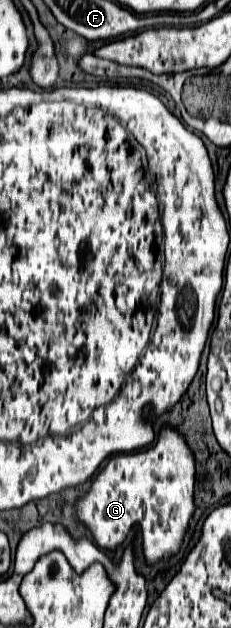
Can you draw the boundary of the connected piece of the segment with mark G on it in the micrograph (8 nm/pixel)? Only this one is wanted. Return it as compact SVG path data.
M164 429L154 447L140 453L116 455L97 474L90 493L76 507L76 517L88 525L100 547L114 549L128 533L138 529L146 561L154 563L178 551L194 513L194 455L176 431Z

